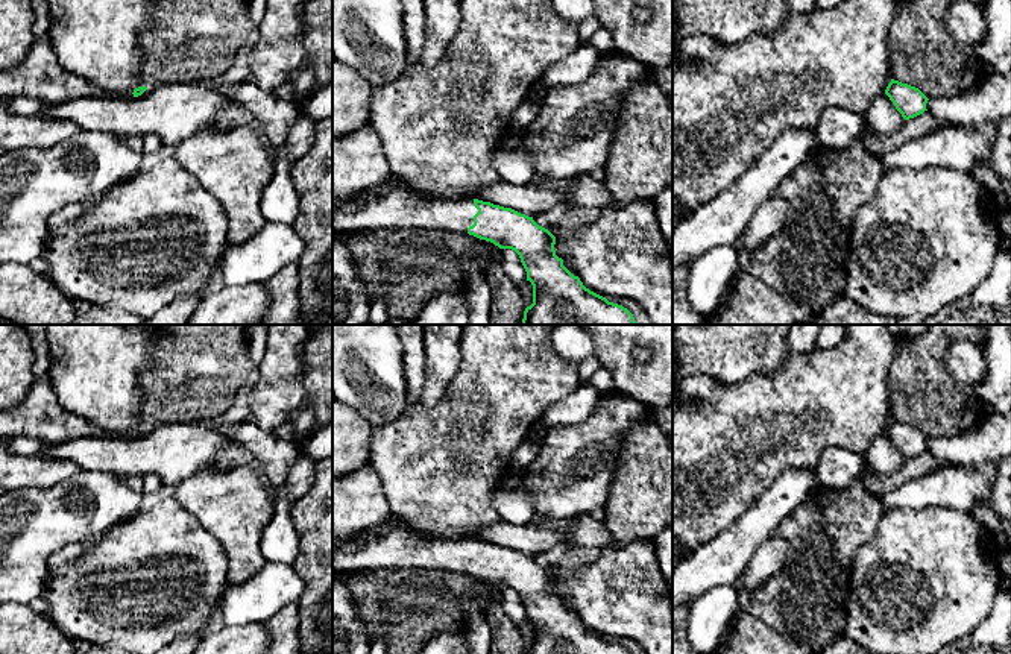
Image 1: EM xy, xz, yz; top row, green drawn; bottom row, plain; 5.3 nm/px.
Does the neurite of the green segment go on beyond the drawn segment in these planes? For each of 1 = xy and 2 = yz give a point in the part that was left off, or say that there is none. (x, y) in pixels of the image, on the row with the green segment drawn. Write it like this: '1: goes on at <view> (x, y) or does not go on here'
1: does not go on here
2: does not go on here

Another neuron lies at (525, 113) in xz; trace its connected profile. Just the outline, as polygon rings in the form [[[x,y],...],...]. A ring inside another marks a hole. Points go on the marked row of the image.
[[[527,97],[512,114],[512,124],[518,130],[524,130],[539,114],[539,103],[533,97]]]

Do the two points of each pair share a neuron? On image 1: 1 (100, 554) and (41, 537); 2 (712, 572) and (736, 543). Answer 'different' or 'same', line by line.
1: different
2: same

